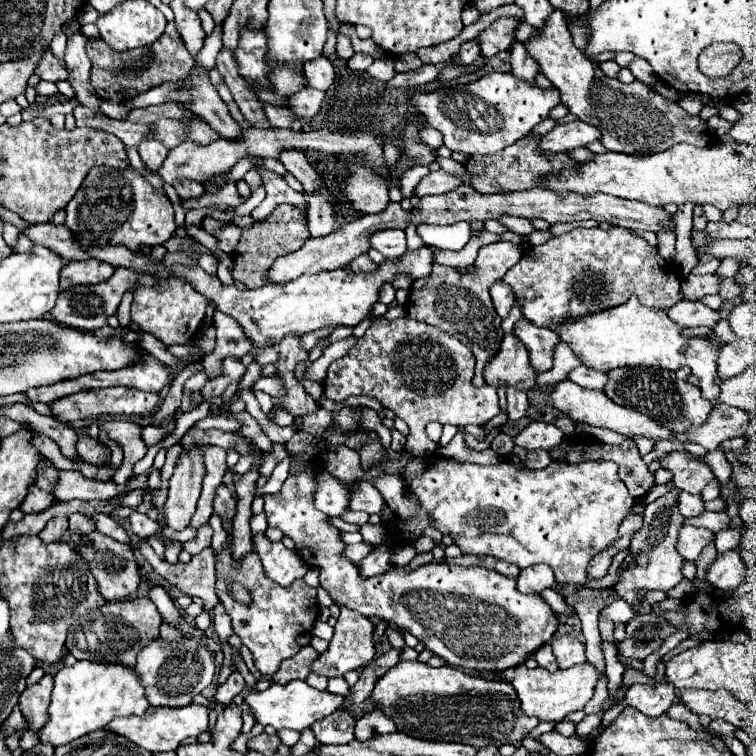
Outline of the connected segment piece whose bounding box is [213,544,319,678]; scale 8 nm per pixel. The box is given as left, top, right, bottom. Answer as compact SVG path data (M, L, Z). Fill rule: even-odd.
M229 544L223 546L221 552L215 552L215 560L217 560L217 598L221 600L221 604L225 606L225 612L231 618L233 624L233 632L241 638L241 642L251 650L255 666L261 670L263 676L273 676L281 662L295 656L295 652L299 652L299 644L297 644L297 636L305 634L311 630L311 626L317 620L319 614L319 604L317 604L317 590L307 586L303 578L295 580L295 584L281 588L279 584L275 584L273 580L269 580L265 576L263 564L257 556L257 552L247 552L243 558L235 560ZM227 580L235 580L241 582L251 594L253 594L253 604L251 606L243 606L239 602L235 602L229 592L227 592Z

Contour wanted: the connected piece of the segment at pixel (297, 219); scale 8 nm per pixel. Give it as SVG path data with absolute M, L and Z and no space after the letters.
M281 204L279 208L273 210L273 214L265 222L255 222L251 230L243 230L243 236L233 254L233 262L235 262L233 278L243 282L247 288L261 288L263 284L267 284L267 272L271 270L273 262L279 256L295 252L309 238L311 234L307 228L305 212L295 204Z

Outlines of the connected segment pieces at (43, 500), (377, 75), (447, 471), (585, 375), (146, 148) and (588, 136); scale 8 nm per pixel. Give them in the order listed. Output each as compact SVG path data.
M31 486L27 498L23 500L23 504L21 504L19 508L21 508L25 514L37 514L37 512L43 512L45 508L49 508L51 504L53 504L53 496L51 496L49 492L43 492L41 488Z
M377 58L369 68L367 68L367 74L375 80L381 80L381 82L387 82L395 76L395 68L393 68L393 58Z
M401 452L399 458L381 454L379 458L373 460L371 468L373 466L381 466L385 474L401 478L419 504L413 518L395 520L395 528L391 530L393 538L409 542L411 534L419 538L423 536L425 528L433 526L439 532L449 534L455 540L455 544L463 550L463 554L495 556L499 560L513 562L519 568L547 564L551 566L555 580L559 582L583 584L589 580L585 574L589 560L615 542L617 528L629 514L631 504L635 502L627 492L625 484L619 480L615 462L583 462L583 464L551 462L545 470L529 470L517 468L509 460L499 462L495 466L479 466L471 462L457 462L441 454L413 456L409 452Z
M577 366L569 372L567 376L571 382L577 382L581 388L593 388L593 390L603 390L603 384L607 384L607 374L591 370L587 366Z
M141 140L139 144L139 154L151 172L159 170L159 164L163 164L167 152L169 152L167 146L163 146L159 140Z
M575 120L571 124L565 126L555 126L551 132L547 132L541 142L539 148L545 152L565 152L571 148L581 148L587 146L589 142L599 140L599 130L591 124L585 124L581 120Z

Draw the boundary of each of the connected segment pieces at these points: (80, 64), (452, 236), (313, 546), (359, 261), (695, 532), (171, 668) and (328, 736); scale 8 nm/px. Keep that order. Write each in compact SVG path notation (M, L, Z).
M77 28L73 32L73 36L67 40L67 48L65 48L65 62L67 62L67 72L69 72L69 82L75 88L77 100L91 108L91 110L99 110L99 96L95 96L95 92L91 92L91 84L89 84L89 58L85 54L85 44L87 38L83 36L81 28Z
M469 222L451 224L447 228L431 228L427 224L417 226L417 234L425 244L443 250L461 250L469 242Z
M299 458L293 466L291 466L291 476L285 480L285 486L281 488L281 492L279 494L273 494L273 496L263 496L265 498L265 514L267 514L267 520L269 520L269 526L277 526L277 528L281 528L293 542L295 542L295 548L297 548L297 552L303 556L303 560L305 560L305 564L311 568L317 568L319 572L321 572L321 586L331 594L331 598L333 598L333 602L335 604L345 604L345 606L349 606L349 608L353 608L353 610L357 610L357 612L361 612L363 616L379 616L379 618L383 618L383 620L387 620L387 622L391 622L391 624L397 624L401 630L409 630L425 648L429 648L433 654L437 654L439 658L443 658L449 666L455 666L455 668L471 668L471 670L479 670L479 672L483 672L483 670L487 670L487 672L503 672L503 670L507 670L507 668L517 668L517 666L521 666L535 650L539 650L543 644L547 644L551 638L553 638L553 634L559 630L559 618L553 614L553 610L549 608L549 604L539 596L539 594L523 594L523 592L519 592L517 590L517 582L515 582L515 578L507 578L507 576L503 576L503 574L499 574L499 572L493 572L493 570L487 570L487 568L475 568L475 566L469 566L469 568L465 568L465 566L455 566L455 564L425 564L425 566L419 566L417 570L413 570L413 572L407 572L405 568L393 568L391 572L385 572L385 574L379 574L379 576L373 576L373 578L363 578L363 576L359 576L359 570L357 570L357 566L355 564L351 564L345 556L343 556L343 542L341 542L341 538L339 538L339 532L333 528L333 526L329 526L327 524L327 516L323 516L323 512L319 512L319 510L315 510L315 506L313 506L313 492L315 492L315 480L313 480L313 476L315 476L315 470L303 470L301 474L295 474L295 470L303 464L303 462L309 462L309 458Z
M361 254L359 258L355 258L349 266L351 266L353 272L371 272L371 270L377 268L377 264L373 264L367 254Z
M683 526L679 530L677 540L677 552L683 556L683 560L697 560L697 556L703 552L703 548L715 538L713 532L707 532L707 528L695 528L695 526Z
M185 636L181 644L157 638L141 648L141 652L137 654L135 670L141 676L145 698L149 700L151 706L183 708L193 702L195 694L201 694L213 682L215 664L213 664L213 652L209 652L195 638Z
M337 710L311 726L319 744L349 744L355 738L353 728L355 718L347 710Z

